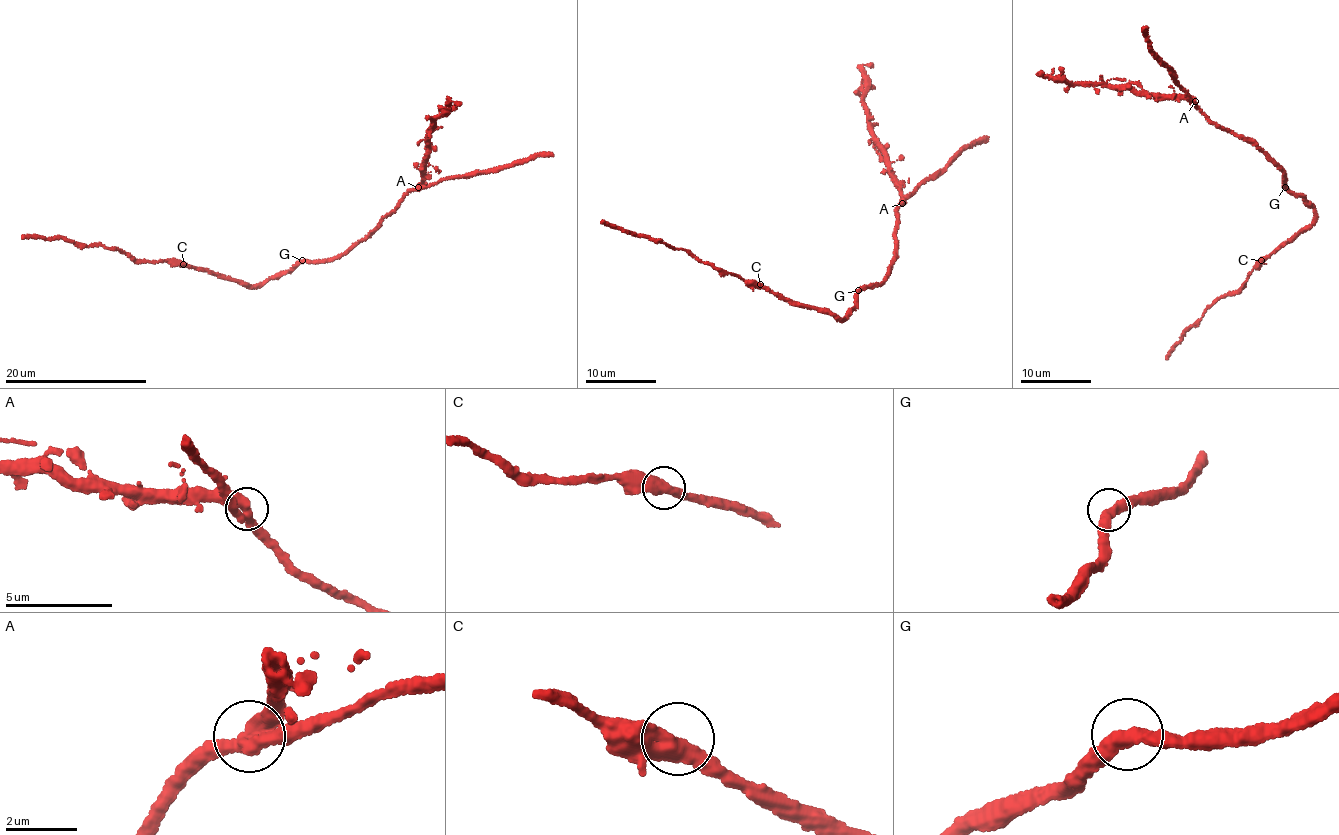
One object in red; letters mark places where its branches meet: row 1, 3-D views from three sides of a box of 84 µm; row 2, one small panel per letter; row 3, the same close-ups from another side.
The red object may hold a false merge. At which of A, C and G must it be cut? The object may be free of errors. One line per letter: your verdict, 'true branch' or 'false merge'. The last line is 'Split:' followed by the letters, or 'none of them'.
A: false merge
C: true branch
G: true branch
Split: A

